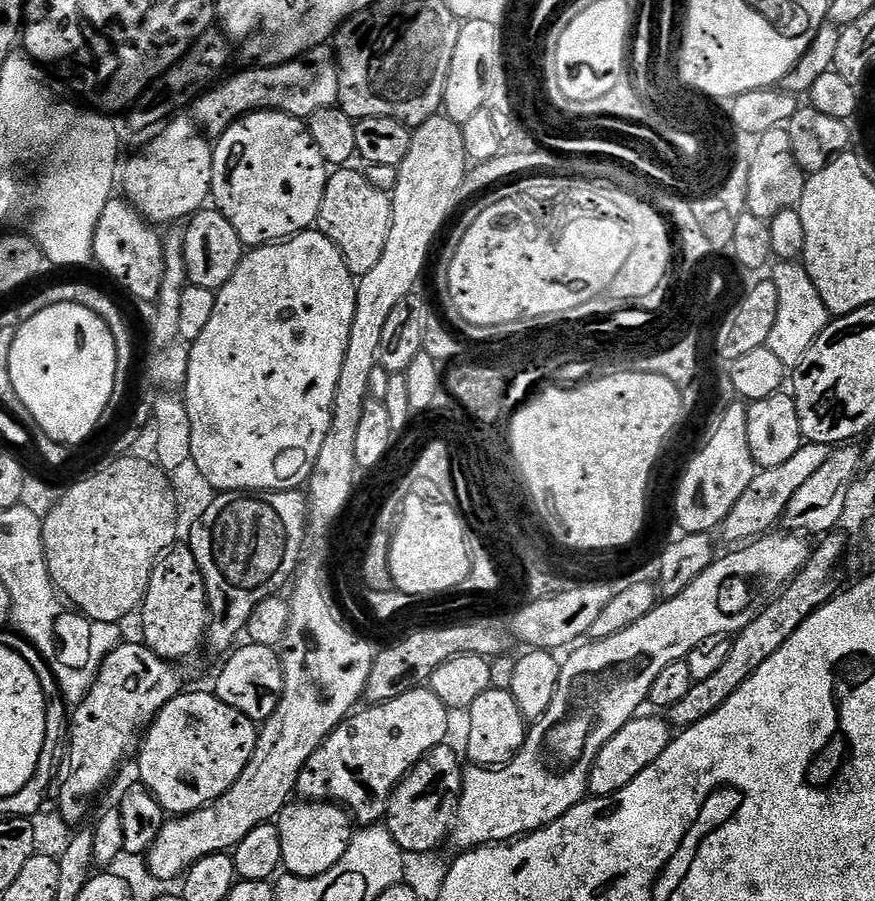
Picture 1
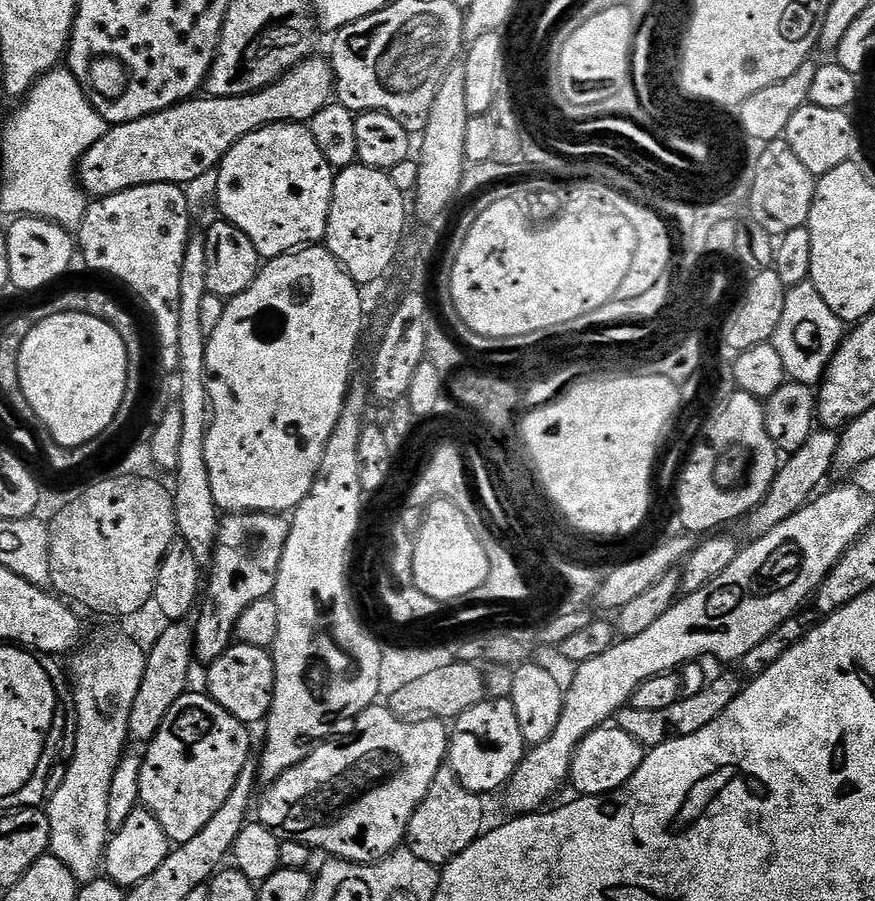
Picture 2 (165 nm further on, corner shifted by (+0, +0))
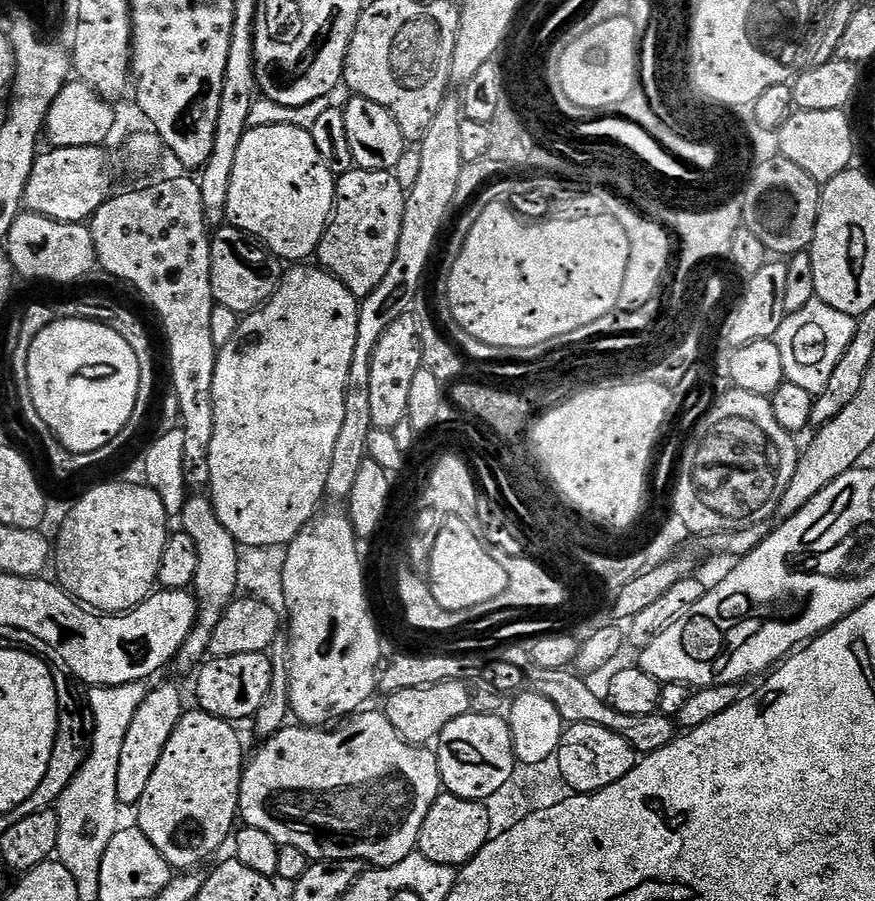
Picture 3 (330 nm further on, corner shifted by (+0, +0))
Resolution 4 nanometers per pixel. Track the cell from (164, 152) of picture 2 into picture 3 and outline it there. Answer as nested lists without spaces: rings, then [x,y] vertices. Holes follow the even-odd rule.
[[[100,146],[49,147],[37,155],[24,191],[24,208],[58,222],[83,224],[113,195],[112,172]]]

